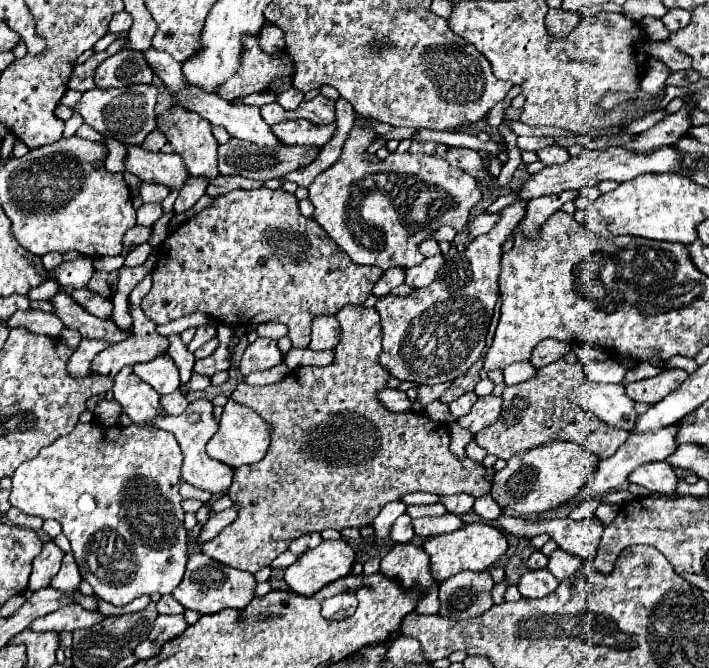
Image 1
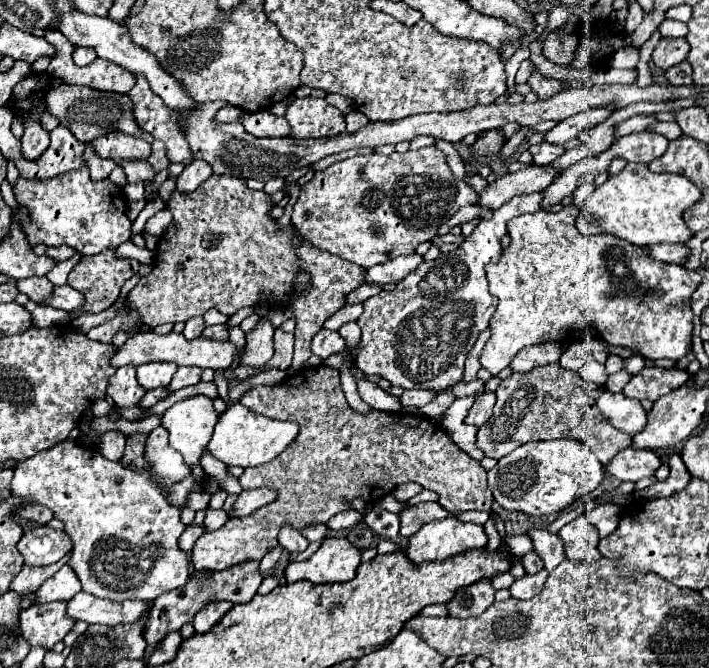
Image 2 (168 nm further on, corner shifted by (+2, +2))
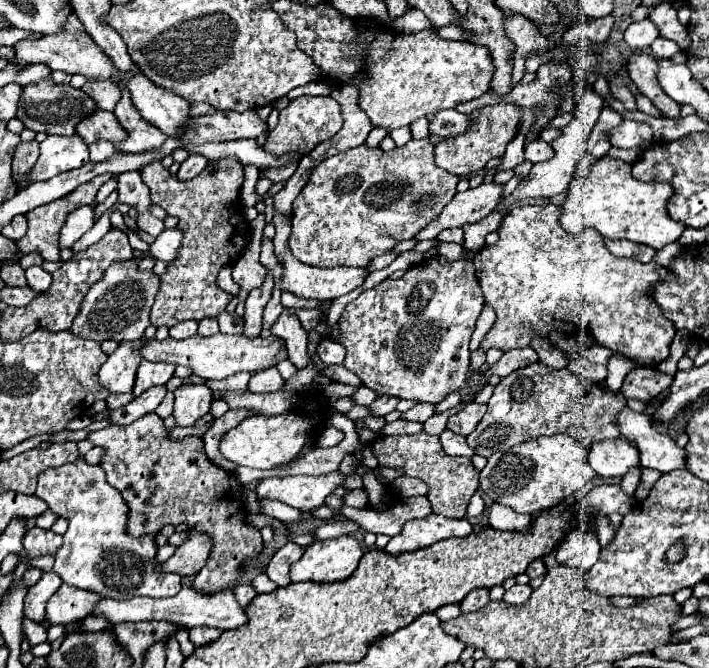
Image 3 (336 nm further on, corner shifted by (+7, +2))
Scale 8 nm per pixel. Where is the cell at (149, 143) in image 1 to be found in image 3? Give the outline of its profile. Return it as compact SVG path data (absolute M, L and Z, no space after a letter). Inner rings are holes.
M153 161L141 169L141 177L145 185L151 189L151 201L161 209L165 209L167 215L177 217L179 219L177 229L183 233L183 241L177 251L177 257L167 263L167 271L159 277L159 293L151 307L151 325L173 327L187 319L201 321L205 317L217 317L221 311L225 311L225 307L233 299L231 293L223 291L217 285L217 275L223 267L231 267L245 253L251 237L251 227L245 221L245 215L239 207L239 195L245 179L243 165L237 165L237 161L217 161L217 165L207 165L197 179L189 179L181 183L159 161Z

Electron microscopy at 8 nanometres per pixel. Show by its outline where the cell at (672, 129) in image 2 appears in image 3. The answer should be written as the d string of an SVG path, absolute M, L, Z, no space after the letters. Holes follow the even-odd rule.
M625 121L617 129L613 129L613 133L609 133L609 137L611 137L613 147L631 149L631 147L639 147L641 143L653 139L653 129L647 123Z

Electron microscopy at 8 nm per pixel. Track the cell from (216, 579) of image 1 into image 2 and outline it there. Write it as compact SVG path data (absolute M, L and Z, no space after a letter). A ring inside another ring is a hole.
M220 601L220 603L210 603L206 609L198 611L194 617L194 629L196 633L210 633L210 629L230 611L232 603L228 601Z

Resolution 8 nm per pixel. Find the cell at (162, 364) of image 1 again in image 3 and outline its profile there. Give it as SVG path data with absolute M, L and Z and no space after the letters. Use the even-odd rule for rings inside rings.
M141 361L137 369L137 379L133 387L133 395L141 395L153 385L165 385L175 373L175 367L171 363L151 363L151 361Z

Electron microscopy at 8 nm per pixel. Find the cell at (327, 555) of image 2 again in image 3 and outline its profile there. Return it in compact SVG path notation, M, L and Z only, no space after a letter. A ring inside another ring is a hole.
M343 535L327 541L315 541L305 549L303 557L291 565L289 577L293 583L343 581L353 575L361 557L363 557L361 545L351 535Z

